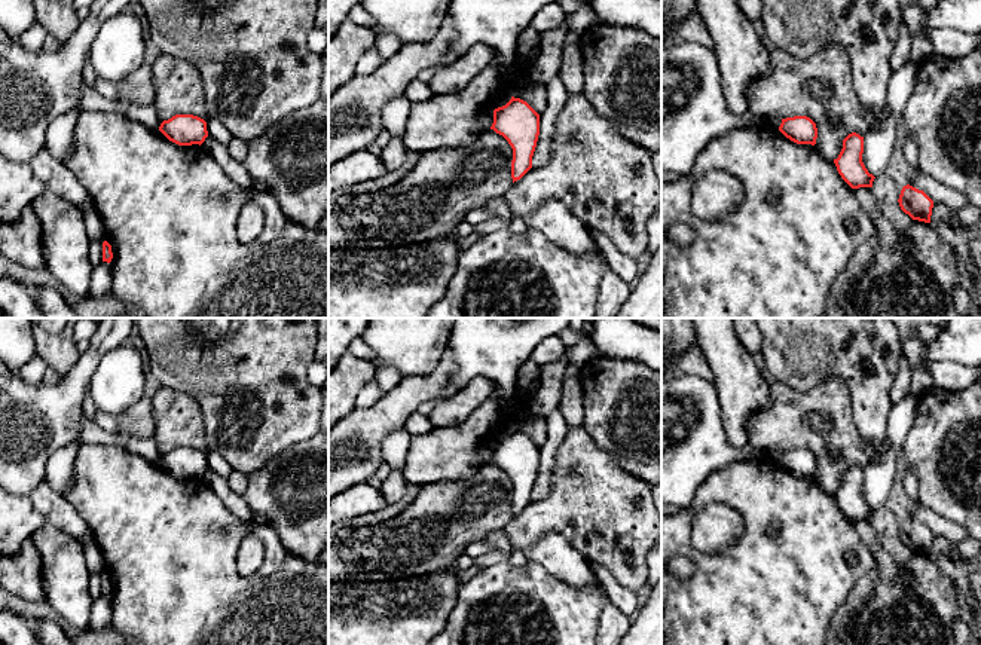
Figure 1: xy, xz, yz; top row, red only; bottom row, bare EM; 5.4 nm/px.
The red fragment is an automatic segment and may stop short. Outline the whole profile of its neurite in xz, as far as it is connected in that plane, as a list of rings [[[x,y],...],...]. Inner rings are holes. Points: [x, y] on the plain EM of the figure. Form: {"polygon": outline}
{"polygon": [[[511,432],[493,443],[490,459],[513,482],[511,511],[520,513],[532,501],[532,489],[540,468],[540,447],[523,432]]]}

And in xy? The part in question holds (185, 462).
{"polygon": [[[175,447],[164,453],[159,464],[178,479],[201,479],[208,470],[207,455],[193,447]]]}

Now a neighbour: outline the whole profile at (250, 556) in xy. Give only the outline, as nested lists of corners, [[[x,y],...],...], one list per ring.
[[[254,535],[245,537],[236,557],[238,574],[241,577],[251,575],[260,568],[263,557],[265,548],[262,541]]]

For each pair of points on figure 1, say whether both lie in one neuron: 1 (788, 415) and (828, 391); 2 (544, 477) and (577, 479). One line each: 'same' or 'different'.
1: same
2: different

